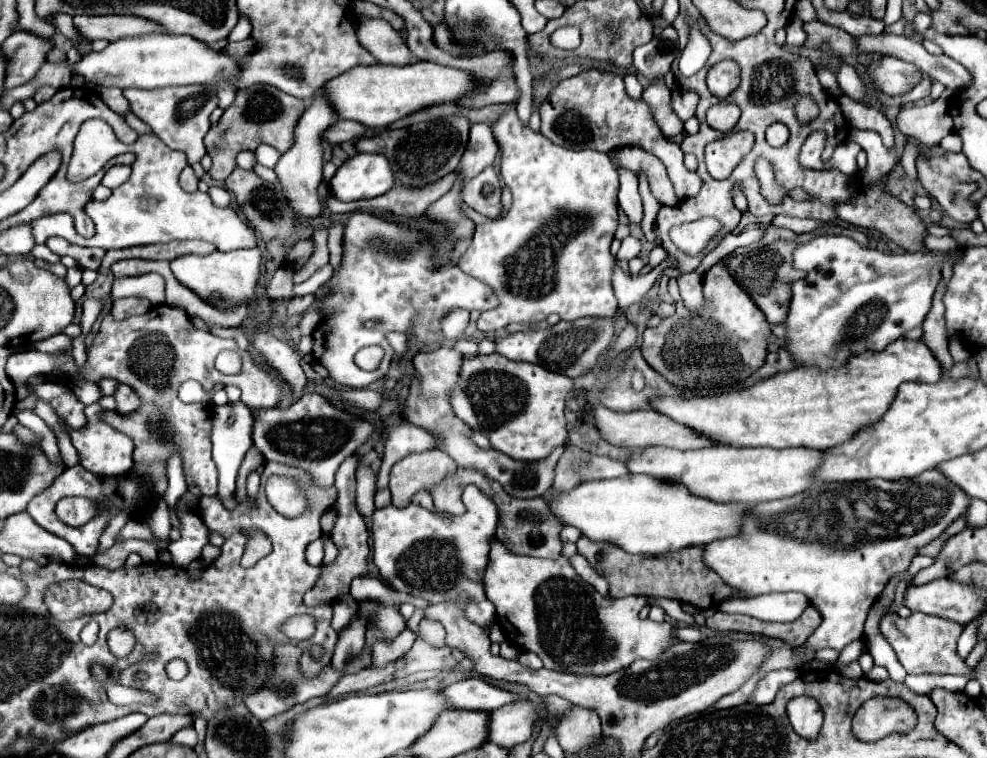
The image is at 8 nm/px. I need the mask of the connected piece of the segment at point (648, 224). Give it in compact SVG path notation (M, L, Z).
M639 171L639 193L643 197L643 209L645 209L645 215L643 215L643 221L641 221L641 229L643 229L643 233L645 233L645 237L649 241L655 241L657 235L653 231L653 223L655 223L655 217L657 217L657 213L661 209L661 203L651 195L647 177L641 171Z

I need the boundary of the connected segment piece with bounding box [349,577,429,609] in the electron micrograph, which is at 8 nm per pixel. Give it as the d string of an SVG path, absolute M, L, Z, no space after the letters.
M355 577L351 583L351 597L357 601L367 601L367 599L377 599L387 607L399 607L401 603L413 603L415 607L425 609L429 603L425 599L413 597L411 594L401 593L391 589L389 585L381 583L375 577Z

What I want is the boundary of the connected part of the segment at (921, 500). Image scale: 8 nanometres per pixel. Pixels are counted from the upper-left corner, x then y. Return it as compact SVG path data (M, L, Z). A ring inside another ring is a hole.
M939 469L923 471L919 477L905 481L867 479L853 483L815 483L795 497L751 505L745 517L743 537L719 539L705 545L703 559L727 585L749 597L773 591L801 591L821 613L821 625L809 635L805 647L811 651L825 647L843 651L851 641L863 637L867 613L889 579L903 573L919 553L917 549L937 539L955 519L965 515L967 509L967 493L951 483Z

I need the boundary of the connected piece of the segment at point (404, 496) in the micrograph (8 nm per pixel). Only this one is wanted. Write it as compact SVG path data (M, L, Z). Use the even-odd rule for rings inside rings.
M441 449L403 457L391 467L391 505L407 507L415 493L429 491L443 479L451 477L451 471L455 471L455 467L455 461Z

